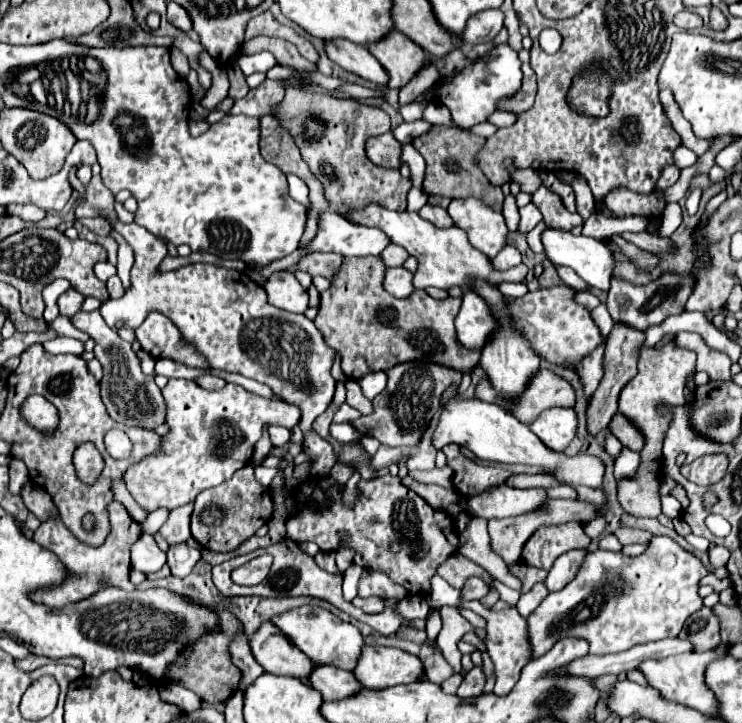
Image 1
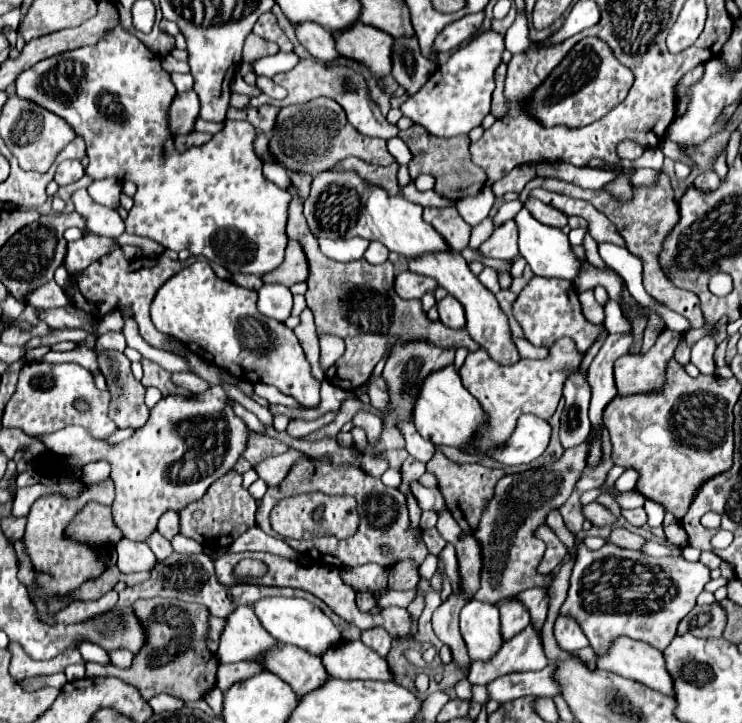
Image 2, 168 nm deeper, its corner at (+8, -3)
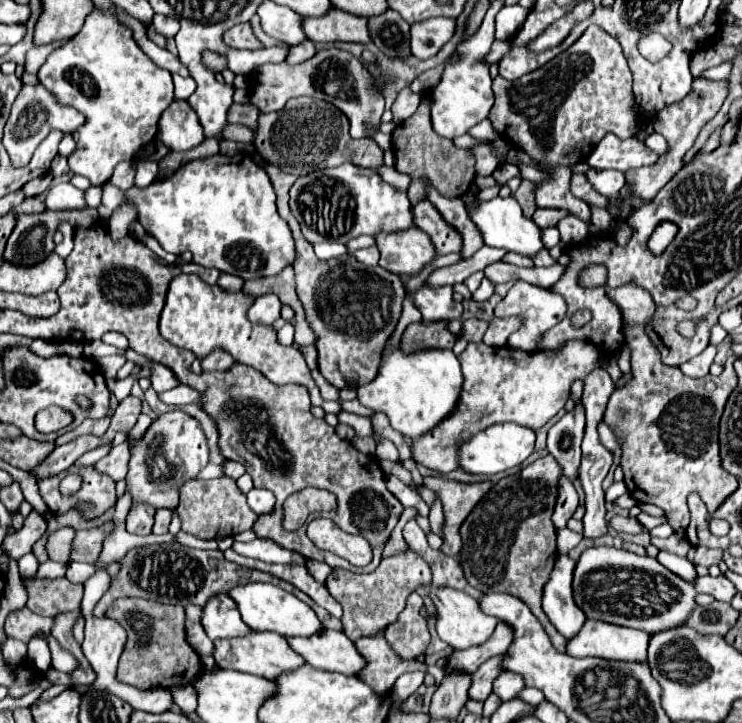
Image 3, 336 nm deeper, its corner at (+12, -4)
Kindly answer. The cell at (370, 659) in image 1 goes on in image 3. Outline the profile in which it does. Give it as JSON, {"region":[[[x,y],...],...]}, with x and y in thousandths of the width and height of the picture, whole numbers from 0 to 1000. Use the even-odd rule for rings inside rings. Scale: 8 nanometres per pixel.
{"region":[[[437,869],[418,882],[391,880],[385,885],[399,905],[431,927],[480,935],[493,918],[488,905],[480,902],[477,888],[464,874]]]}

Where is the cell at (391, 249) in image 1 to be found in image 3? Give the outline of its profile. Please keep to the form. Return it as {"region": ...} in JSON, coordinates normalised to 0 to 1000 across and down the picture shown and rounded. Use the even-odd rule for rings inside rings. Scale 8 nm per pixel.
{"region":[[[499,340],[499,343],[480,346],[477,354],[482,357],[482,362],[488,362],[488,365],[493,365],[493,368],[507,368],[507,365],[509,365],[509,357],[512,357],[512,349],[507,346],[507,340]]]}

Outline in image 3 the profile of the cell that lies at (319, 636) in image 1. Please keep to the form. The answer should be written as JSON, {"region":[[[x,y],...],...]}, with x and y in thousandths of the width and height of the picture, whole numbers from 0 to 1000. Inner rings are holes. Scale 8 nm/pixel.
{"region":[[[353,805],[321,808],[307,819],[307,824],[318,833],[329,863],[334,863],[340,871],[350,871],[350,874],[364,871],[383,882],[388,882],[388,880],[412,882],[412,880],[426,877],[426,871],[434,871],[434,860],[429,858],[429,852],[423,849],[423,844],[415,835],[410,835],[396,822],[380,816],[369,808],[353,808]]]}

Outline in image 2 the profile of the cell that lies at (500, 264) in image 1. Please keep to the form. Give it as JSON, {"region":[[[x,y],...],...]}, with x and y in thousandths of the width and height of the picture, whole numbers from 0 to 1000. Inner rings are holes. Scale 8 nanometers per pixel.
{"region":[[[652,369],[652,375],[644,380],[647,391],[660,400],[663,405],[671,405],[674,402],[674,394],[671,394],[671,375],[666,369]]]}

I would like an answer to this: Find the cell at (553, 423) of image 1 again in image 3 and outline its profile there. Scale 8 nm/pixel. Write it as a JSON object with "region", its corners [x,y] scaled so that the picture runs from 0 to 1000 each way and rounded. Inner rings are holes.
{"region":[[[693,584],[658,589],[655,595],[636,600],[633,606],[628,606],[620,614],[620,620],[617,620],[620,647],[631,656],[671,656],[671,653],[679,653],[685,647],[704,642],[720,625],[720,609],[722,609],[720,595],[712,595],[712,592],[698,589]]]}

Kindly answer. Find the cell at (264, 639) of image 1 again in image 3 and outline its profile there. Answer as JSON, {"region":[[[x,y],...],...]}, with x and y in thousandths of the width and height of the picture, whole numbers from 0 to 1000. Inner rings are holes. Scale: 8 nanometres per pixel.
{"region":[[[307,822],[286,824],[272,838],[270,860],[283,885],[315,882],[315,880],[334,874],[334,866],[329,866],[323,846],[318,844],[318,835],[307,827]]]}

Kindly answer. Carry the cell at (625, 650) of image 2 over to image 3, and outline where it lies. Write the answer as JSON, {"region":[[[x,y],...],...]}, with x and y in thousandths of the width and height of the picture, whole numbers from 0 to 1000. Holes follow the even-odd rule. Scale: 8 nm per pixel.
{"region":[[[790,858],[784,871],[763,888],[763,902],[779,910],[806,907],[817,913],[871,913],[876,880],[865,871],[852,871],[809,858]]]}

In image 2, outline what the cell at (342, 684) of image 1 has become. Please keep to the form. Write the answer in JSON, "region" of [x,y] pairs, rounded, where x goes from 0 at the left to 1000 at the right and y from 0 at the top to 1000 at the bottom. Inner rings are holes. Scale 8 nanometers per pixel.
{"region":[[[375,892],[350,917],[385,942],[404,964],[434,950],[445,939],[434,911],[410,903],[410,898],[399,898],[399,892]]]}

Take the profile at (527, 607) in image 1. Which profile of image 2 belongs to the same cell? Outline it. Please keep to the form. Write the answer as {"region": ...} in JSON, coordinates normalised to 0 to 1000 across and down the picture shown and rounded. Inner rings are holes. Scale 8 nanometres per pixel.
{"region":[[[682,831],[674,837],[674,859],[677,859],[677,881],[693,881],[714,862],[714,848],[701,831]]]}

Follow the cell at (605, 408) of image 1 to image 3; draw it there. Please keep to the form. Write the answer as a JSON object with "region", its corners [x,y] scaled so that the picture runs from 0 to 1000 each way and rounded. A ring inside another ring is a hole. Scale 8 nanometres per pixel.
{"region":[[[739,628],[663,672],[620,728],[620,783],[631,808],[647,819],[685,819],[701,827],[736,869],[749,899],[760,902],[763,882],[730,846],[730,813],[752,772],[749,730],[741,714],[752,686],[755,656],[755,645],[749,645],[749,636]]]}

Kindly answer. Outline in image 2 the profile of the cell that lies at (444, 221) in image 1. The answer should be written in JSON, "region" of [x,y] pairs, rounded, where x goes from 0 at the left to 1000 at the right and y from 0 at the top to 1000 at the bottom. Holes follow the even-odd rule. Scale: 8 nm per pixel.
{"region":[[[574,286],[571,306],[577,306],[585,317],[590,317],[590,322],[606,333],[615,350],[620,350],[631,339],[636,314],[620,300],[620,295],[615,295],[612,286],[596,286],[596,289]]]}

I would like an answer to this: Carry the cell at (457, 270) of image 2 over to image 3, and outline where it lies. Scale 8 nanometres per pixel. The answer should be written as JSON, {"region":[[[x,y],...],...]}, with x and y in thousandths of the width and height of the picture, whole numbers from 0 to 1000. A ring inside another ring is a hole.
{"region":[[[563,315],[507,324],[504,332],[512,346],[509,368],[536,382],[555,382],[566,376],[588,351],[580,329]]]}

